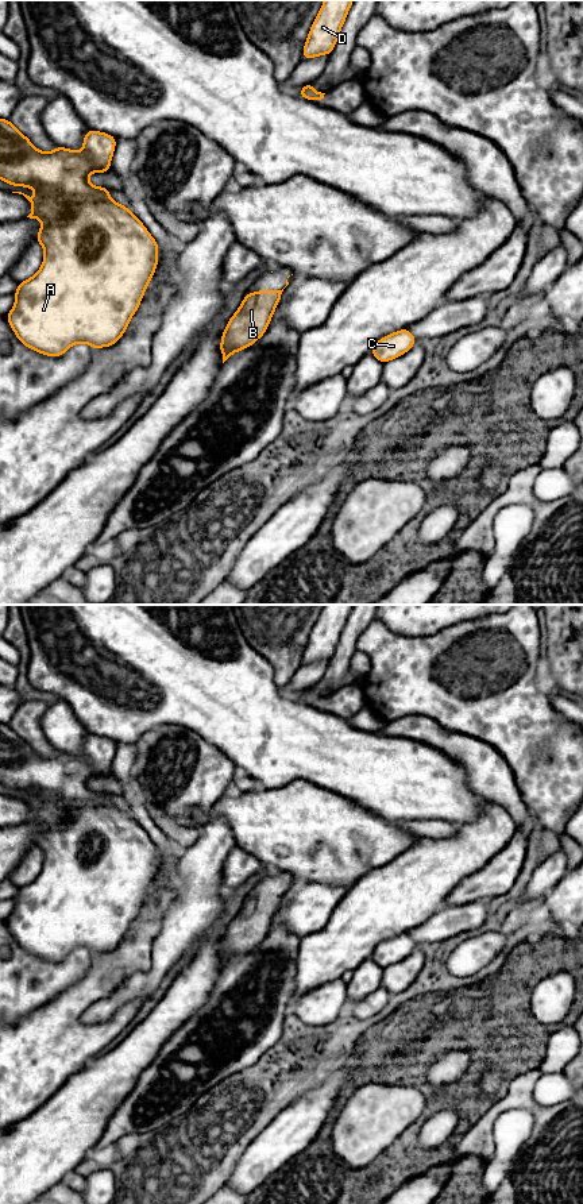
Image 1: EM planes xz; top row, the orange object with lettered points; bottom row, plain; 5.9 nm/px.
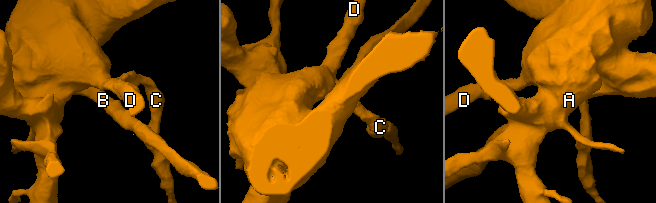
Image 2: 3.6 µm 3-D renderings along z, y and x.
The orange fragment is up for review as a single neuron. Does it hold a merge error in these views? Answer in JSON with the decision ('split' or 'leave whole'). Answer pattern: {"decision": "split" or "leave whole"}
{"decision": "leave whole"}

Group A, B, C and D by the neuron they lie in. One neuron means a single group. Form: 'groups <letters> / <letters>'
groups A B C D

